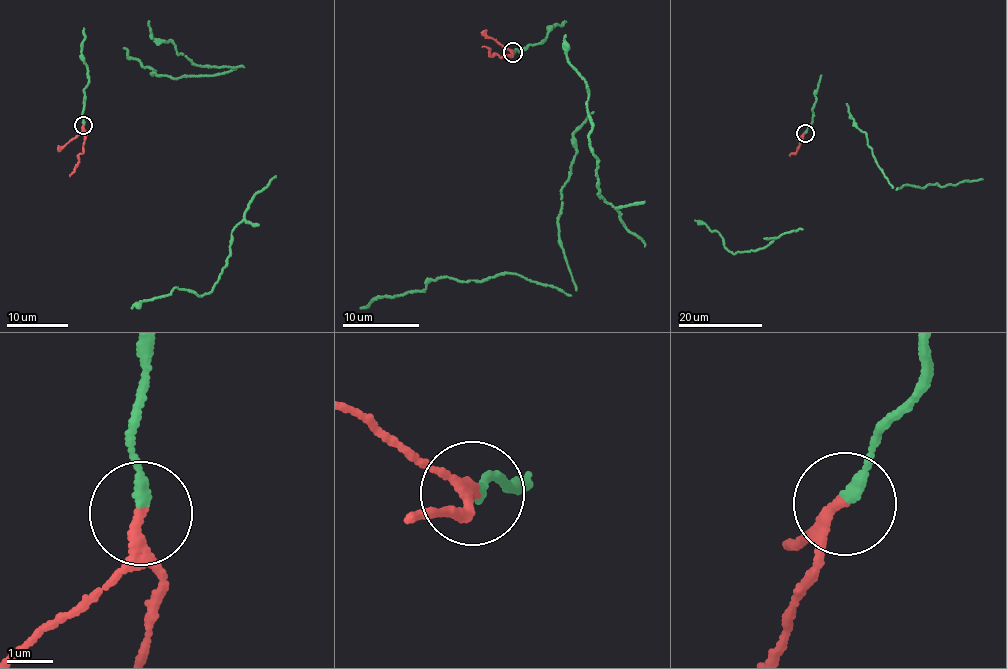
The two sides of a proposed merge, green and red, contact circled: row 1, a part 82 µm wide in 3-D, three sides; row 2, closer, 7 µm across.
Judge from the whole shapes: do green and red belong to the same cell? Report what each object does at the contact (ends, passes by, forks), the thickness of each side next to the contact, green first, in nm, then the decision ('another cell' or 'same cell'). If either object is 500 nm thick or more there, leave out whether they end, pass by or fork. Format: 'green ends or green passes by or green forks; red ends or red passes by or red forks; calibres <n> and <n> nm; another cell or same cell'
green ends; red passes by; calibres 200 and 140 nm; same cell

